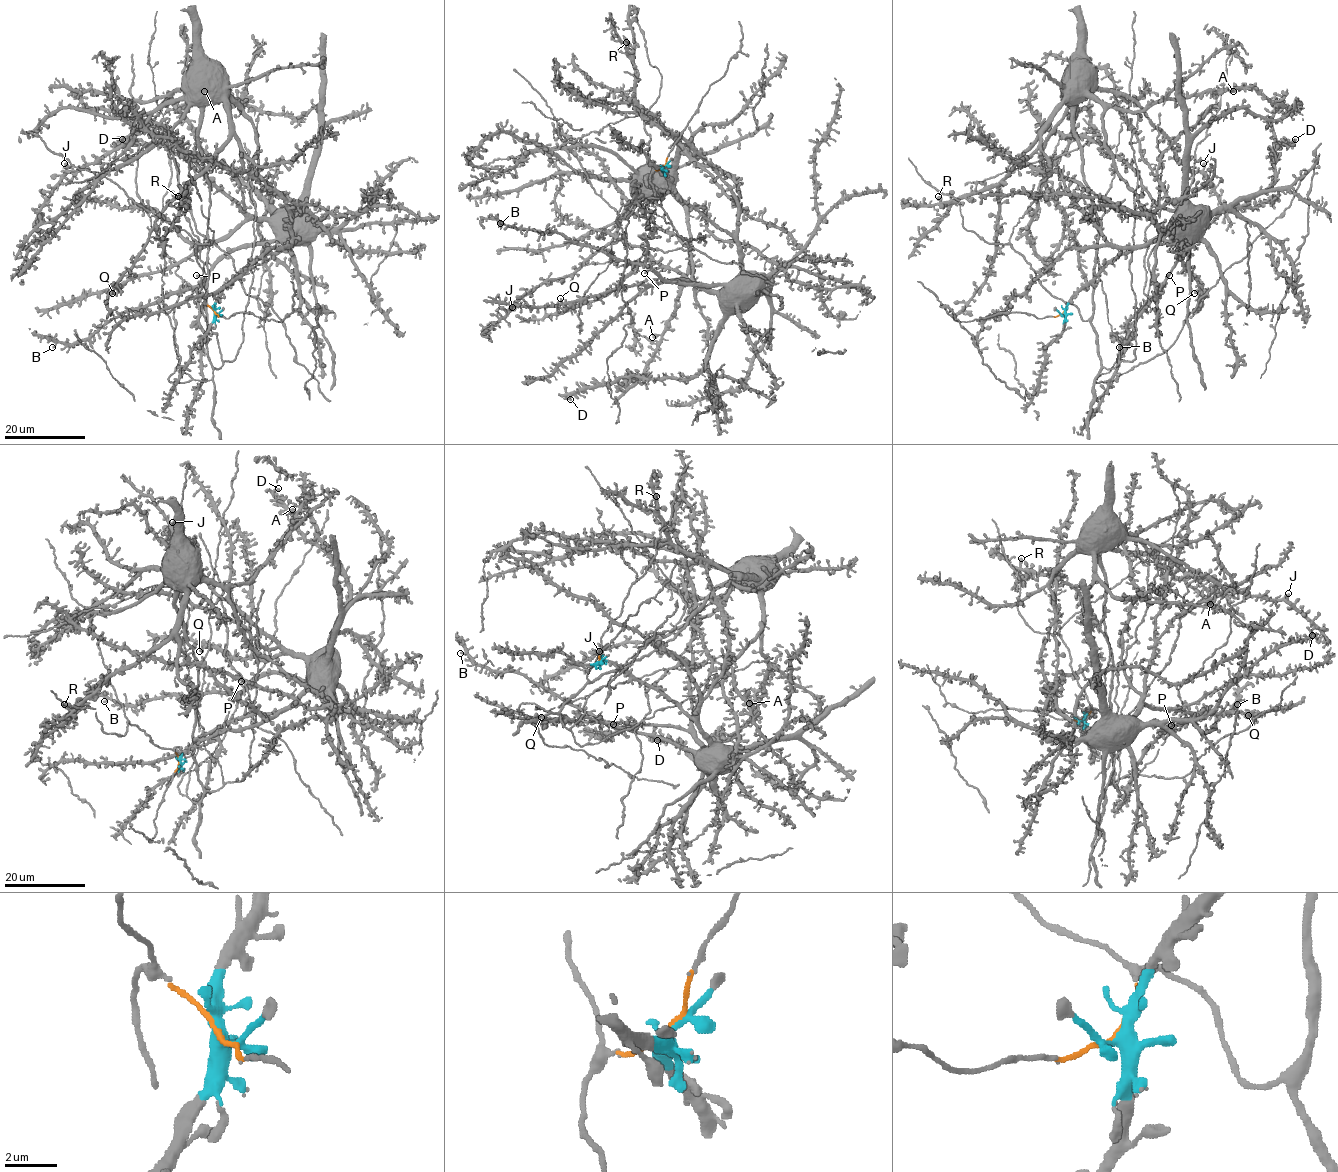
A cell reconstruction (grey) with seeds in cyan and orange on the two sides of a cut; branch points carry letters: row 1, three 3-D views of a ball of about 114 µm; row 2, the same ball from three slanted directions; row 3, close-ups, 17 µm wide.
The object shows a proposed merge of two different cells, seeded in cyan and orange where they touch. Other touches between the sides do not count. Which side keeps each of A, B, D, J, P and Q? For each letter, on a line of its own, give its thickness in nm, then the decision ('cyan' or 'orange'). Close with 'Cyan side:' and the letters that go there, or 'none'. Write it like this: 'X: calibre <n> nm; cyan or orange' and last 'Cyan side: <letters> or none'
A: calibre 550 nm; orange
B: calibre 200 nm; cyan
D: calibre 380 nm; cyan
J: calibre 400 nm; orange
P: calibre 360 nm; cyan
Q: calibre 340 nm; cyan
Cyan side: B, D, P, Q

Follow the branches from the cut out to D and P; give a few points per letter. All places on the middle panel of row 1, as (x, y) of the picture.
D: (663, 167), (686, 201), (734, 239), (740, 273), (726, 314), (697, 373), (621, 376), (570, 399)
P: (663, 167), (668, 183), (686, 201), (734, 239), (740, 273), (727, 283), (692, 284), (644, 273)

